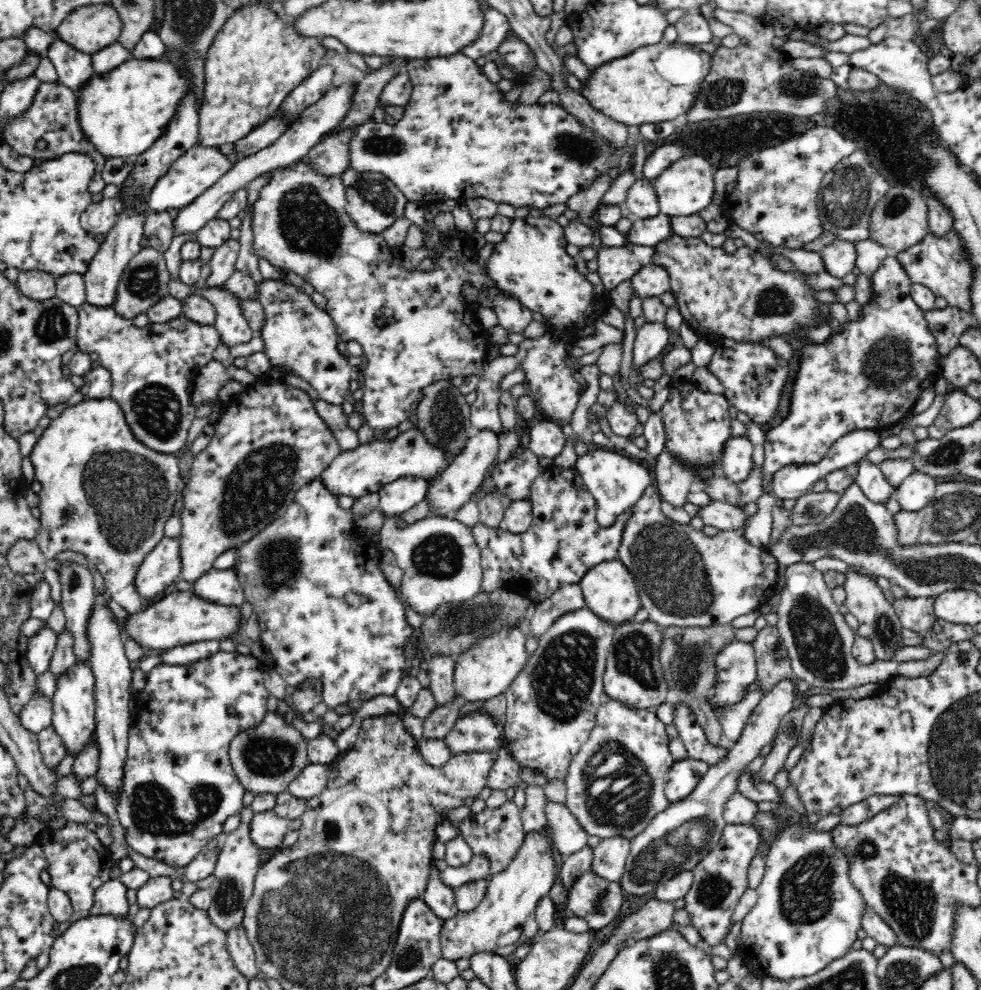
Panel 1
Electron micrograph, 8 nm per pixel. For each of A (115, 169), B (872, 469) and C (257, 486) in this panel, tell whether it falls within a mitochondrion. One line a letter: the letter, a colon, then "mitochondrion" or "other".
A: other
B: other
C: mitochondrion

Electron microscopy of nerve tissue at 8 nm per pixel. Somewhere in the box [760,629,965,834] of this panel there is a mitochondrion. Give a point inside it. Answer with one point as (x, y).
(791, 726)

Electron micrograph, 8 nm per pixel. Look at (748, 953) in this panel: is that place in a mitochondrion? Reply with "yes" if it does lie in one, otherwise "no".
no

